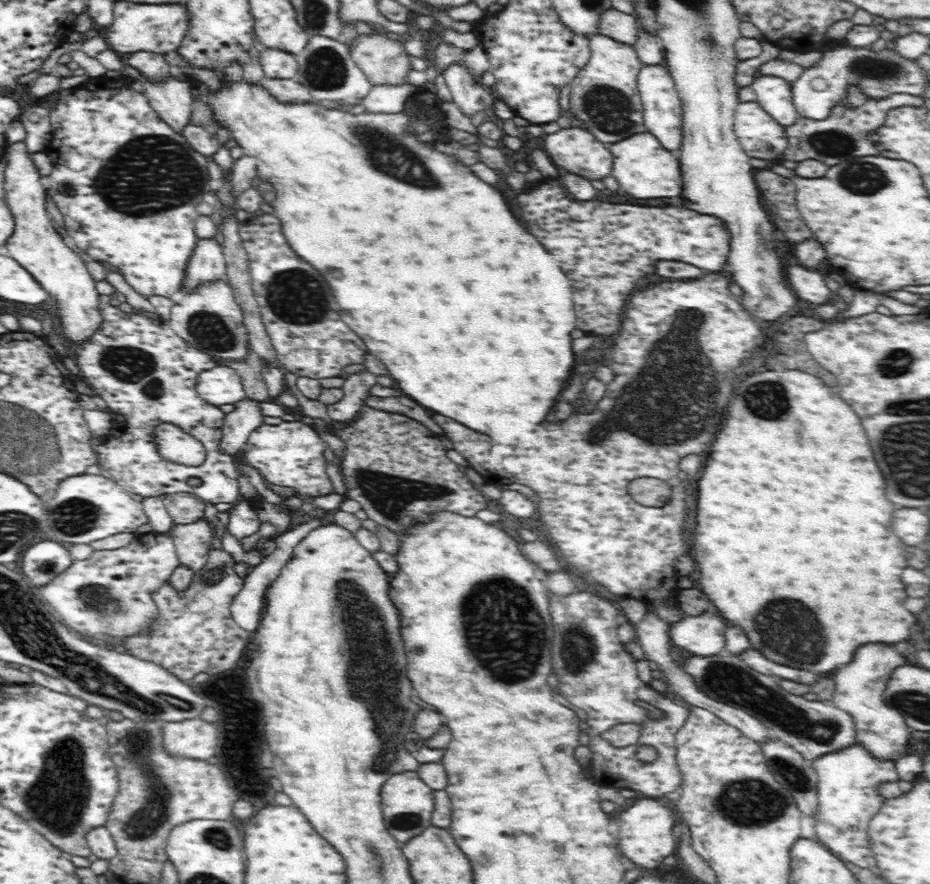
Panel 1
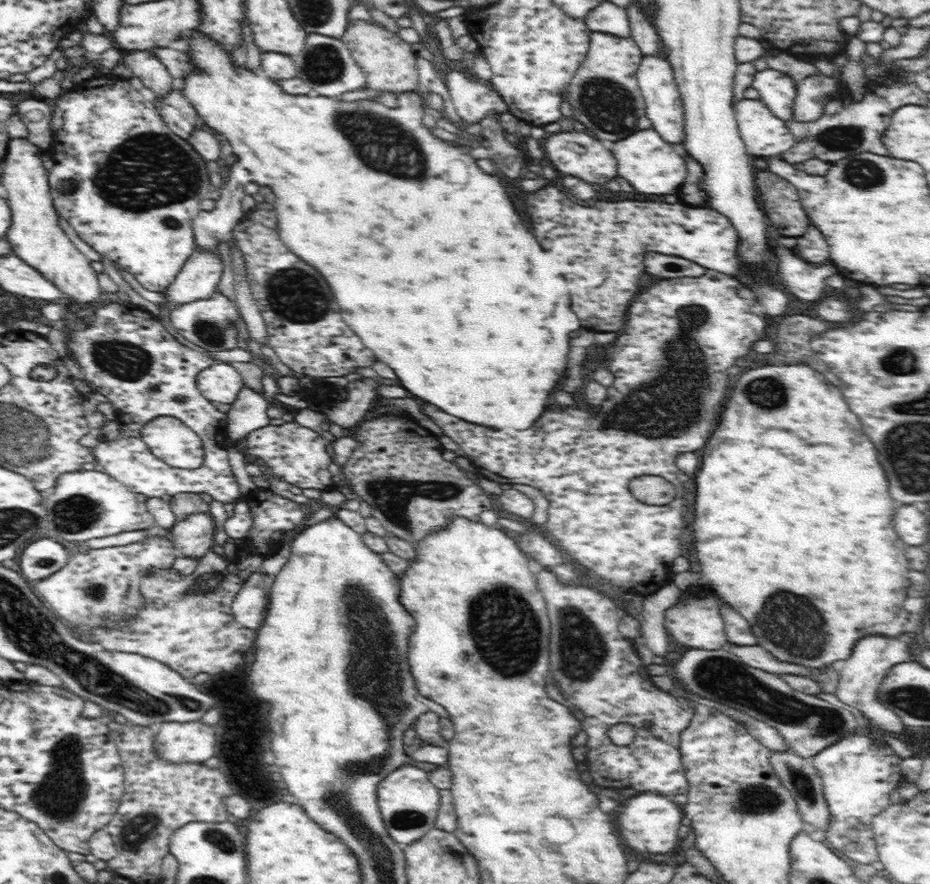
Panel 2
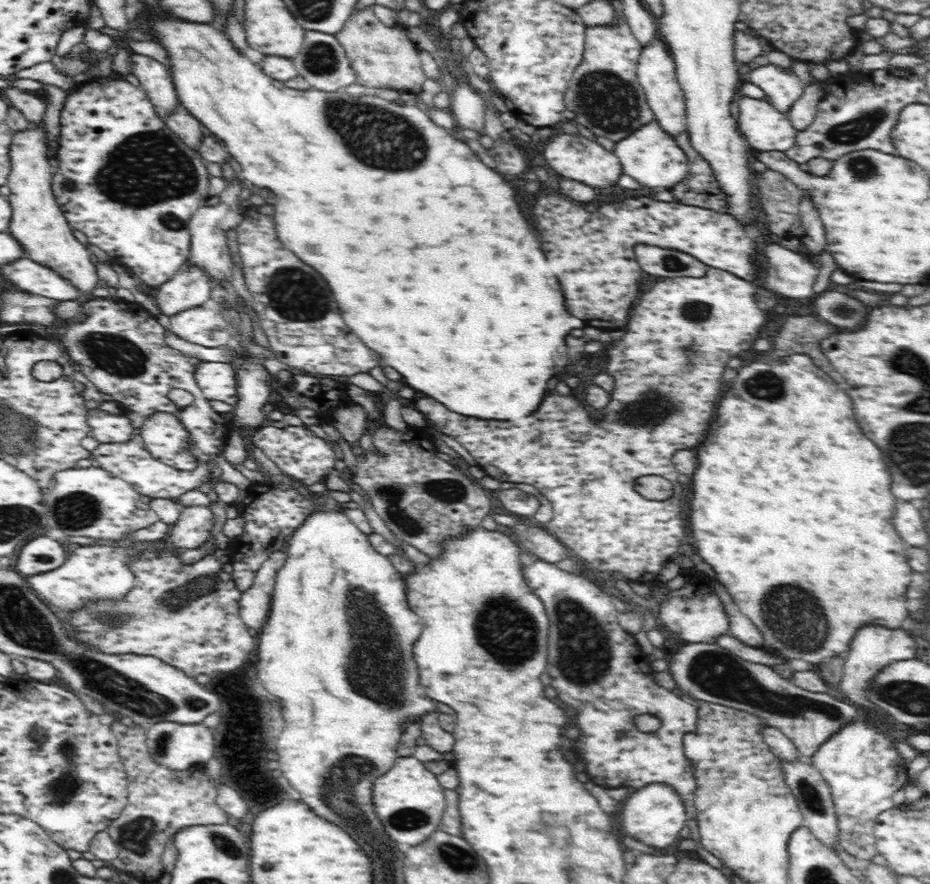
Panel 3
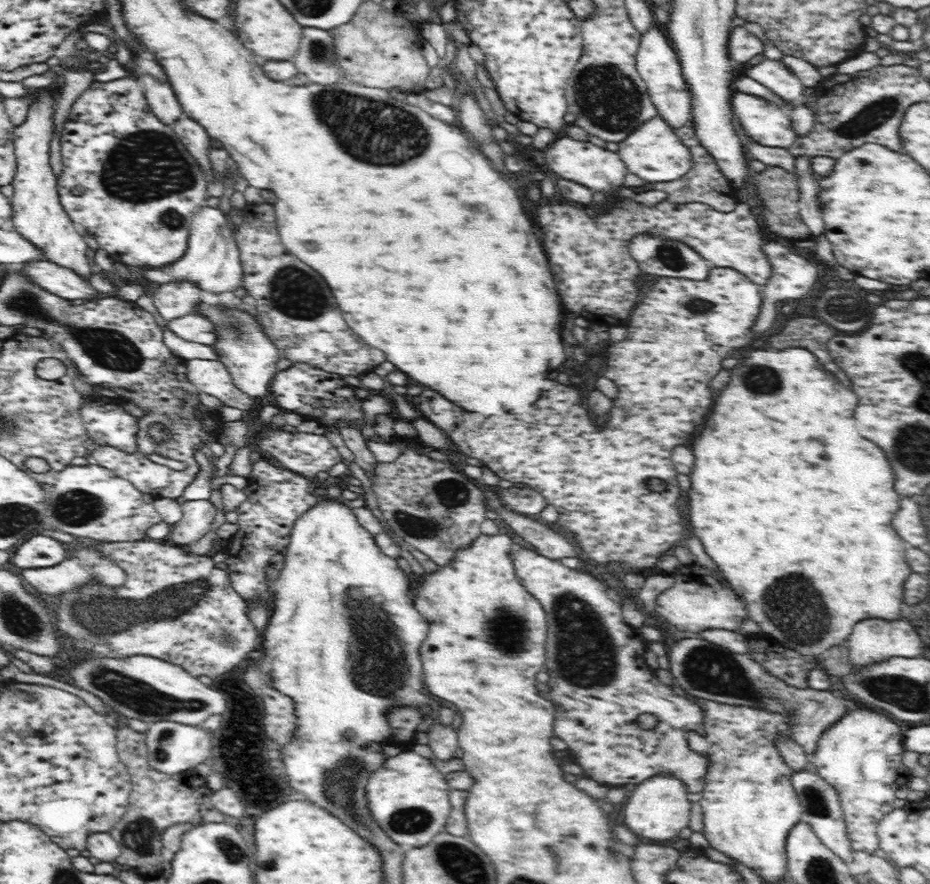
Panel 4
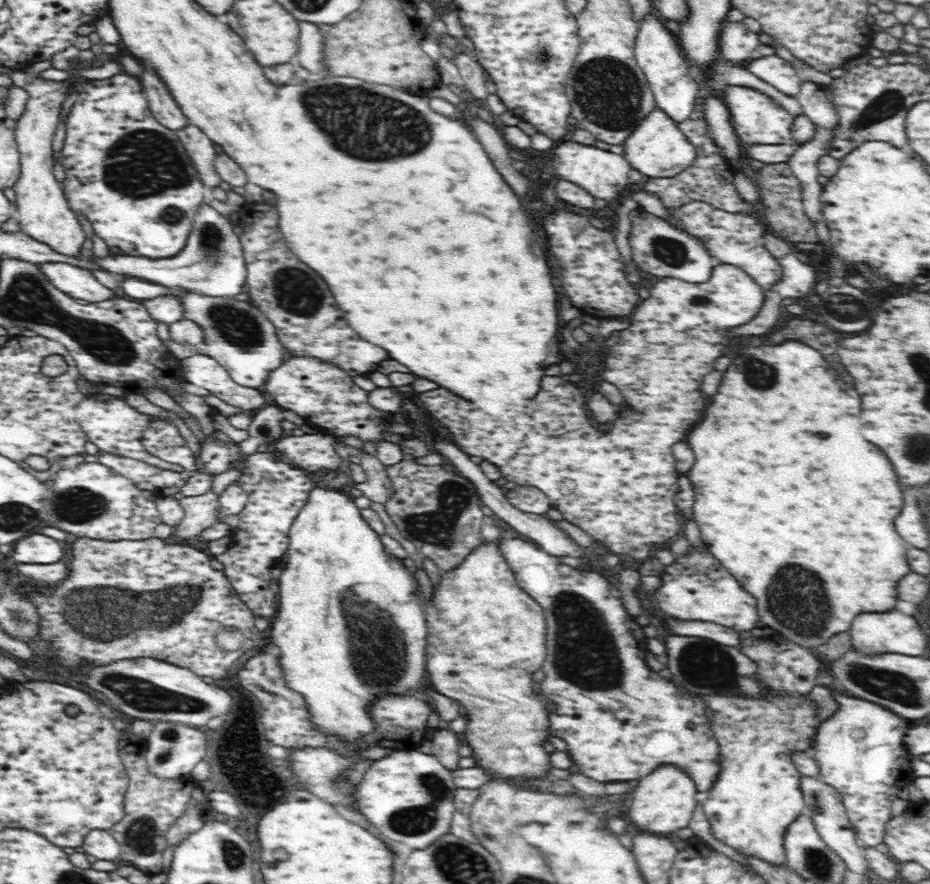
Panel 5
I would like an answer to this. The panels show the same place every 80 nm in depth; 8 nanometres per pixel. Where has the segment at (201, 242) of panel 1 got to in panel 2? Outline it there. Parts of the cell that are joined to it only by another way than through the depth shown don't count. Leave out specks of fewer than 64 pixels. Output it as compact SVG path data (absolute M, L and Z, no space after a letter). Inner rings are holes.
M197 248L163 294L167 310L178 304L210 298L218 291L216 285L220 282L222 267L218 252Z

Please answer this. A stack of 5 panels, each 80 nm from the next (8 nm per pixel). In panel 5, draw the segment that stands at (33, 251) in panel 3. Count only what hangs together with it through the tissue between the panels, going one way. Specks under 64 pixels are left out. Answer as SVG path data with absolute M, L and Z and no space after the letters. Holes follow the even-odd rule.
M22 69L9 71L13 84L28 92L23 116L17 120L14 138L20 153L20 174L13 189L16 195L17 209L15 216L22 232L50 246L60 254L68 257L79 257L86 234L68 205L62 183L54 177L54 155L52 138L58 129L60 106L68 96L68 80L54 81L30 75Z

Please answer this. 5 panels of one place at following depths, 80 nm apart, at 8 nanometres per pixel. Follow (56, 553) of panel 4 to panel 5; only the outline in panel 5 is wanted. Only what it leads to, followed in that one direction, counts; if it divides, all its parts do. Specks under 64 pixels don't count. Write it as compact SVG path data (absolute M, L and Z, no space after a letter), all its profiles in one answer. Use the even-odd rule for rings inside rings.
M32 534L32 536L26 536L22 540L16 542L14 546L14 552L11 552L14 556L14 560L18 563L24 564L52 564L62 560L64 556L64 550L62 550L62 544L54 538L48 537L44 534Z

